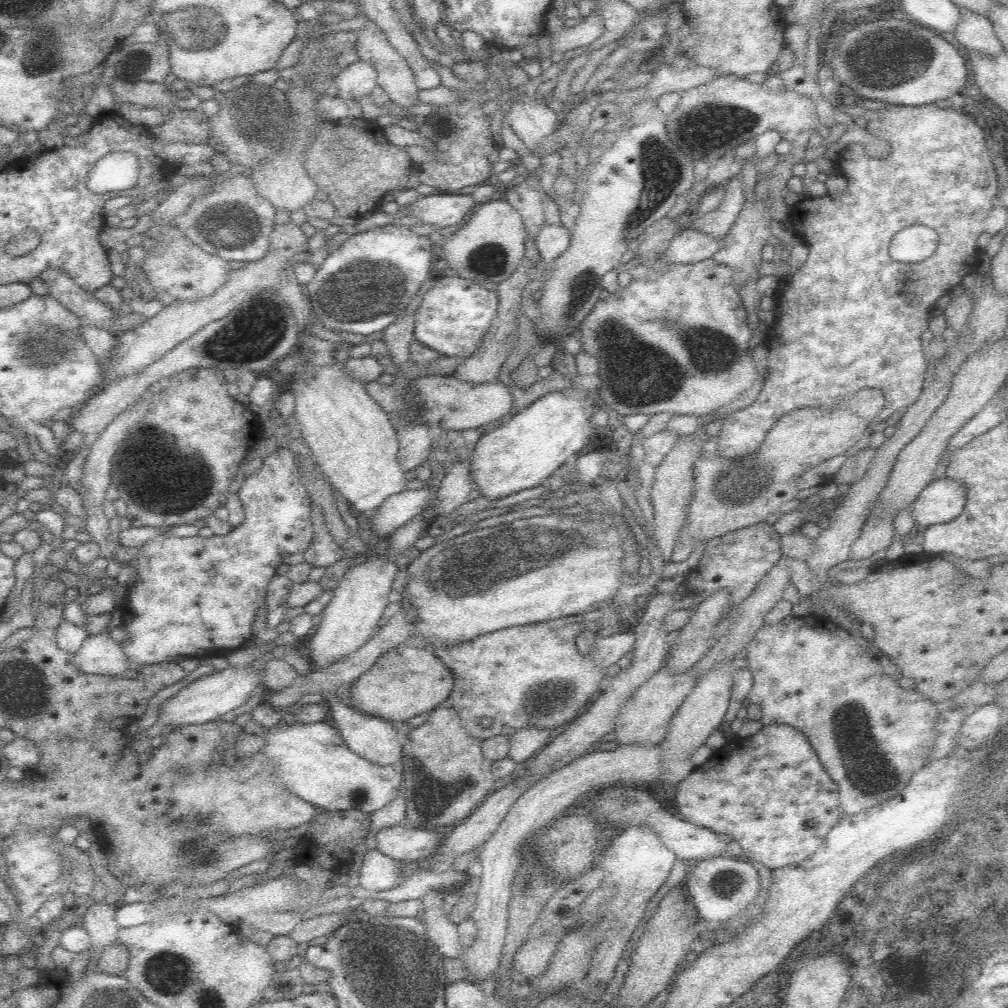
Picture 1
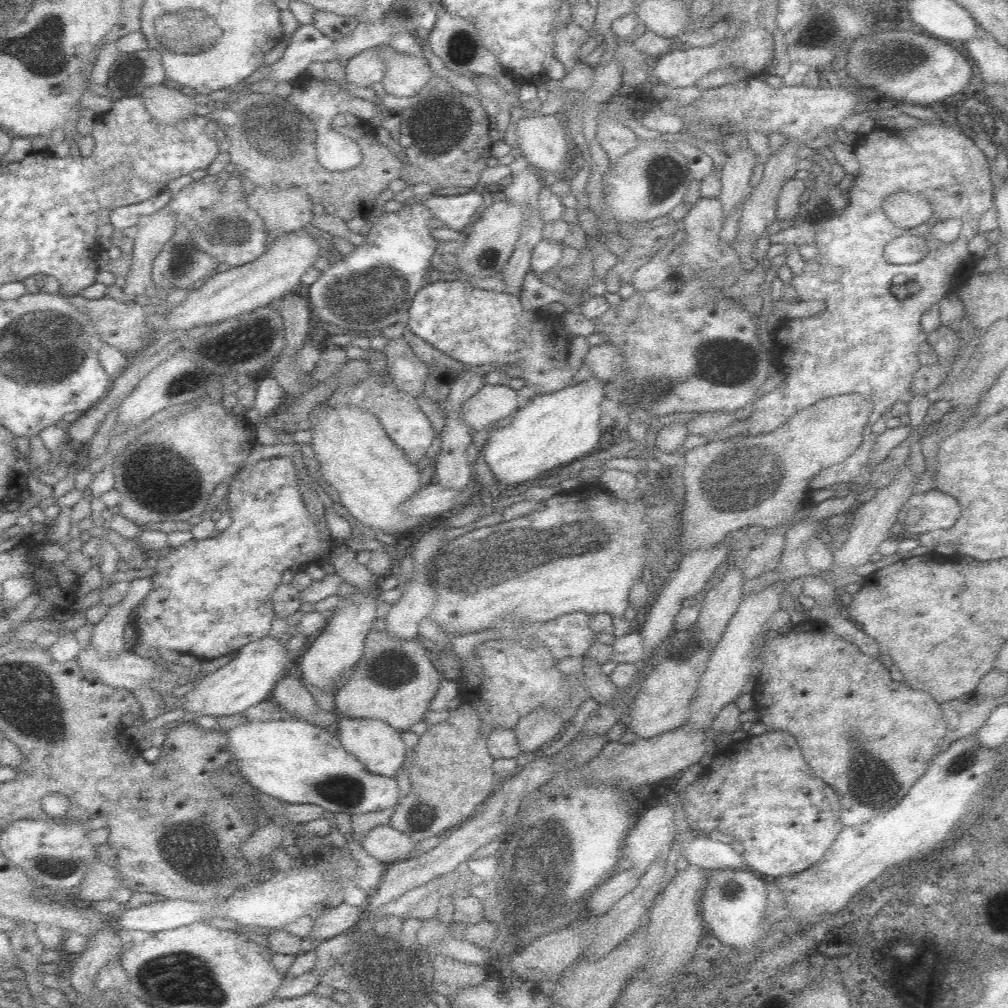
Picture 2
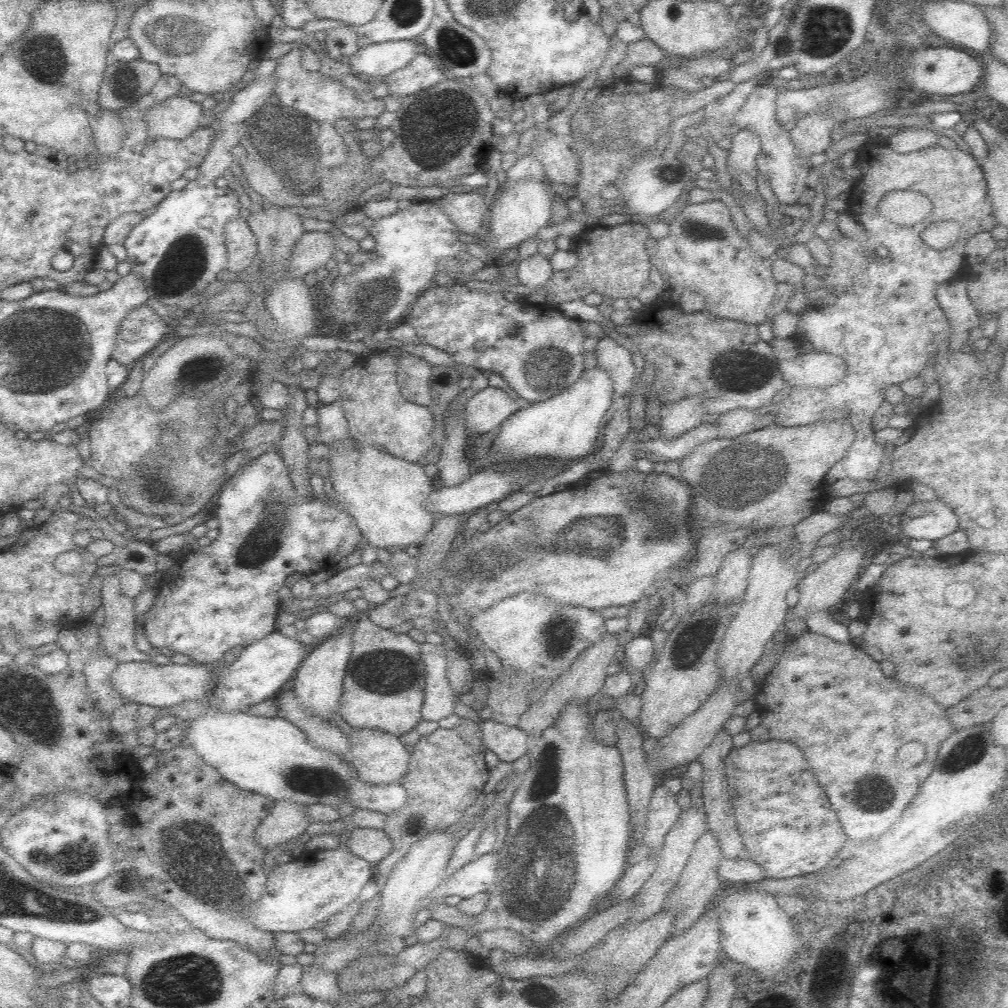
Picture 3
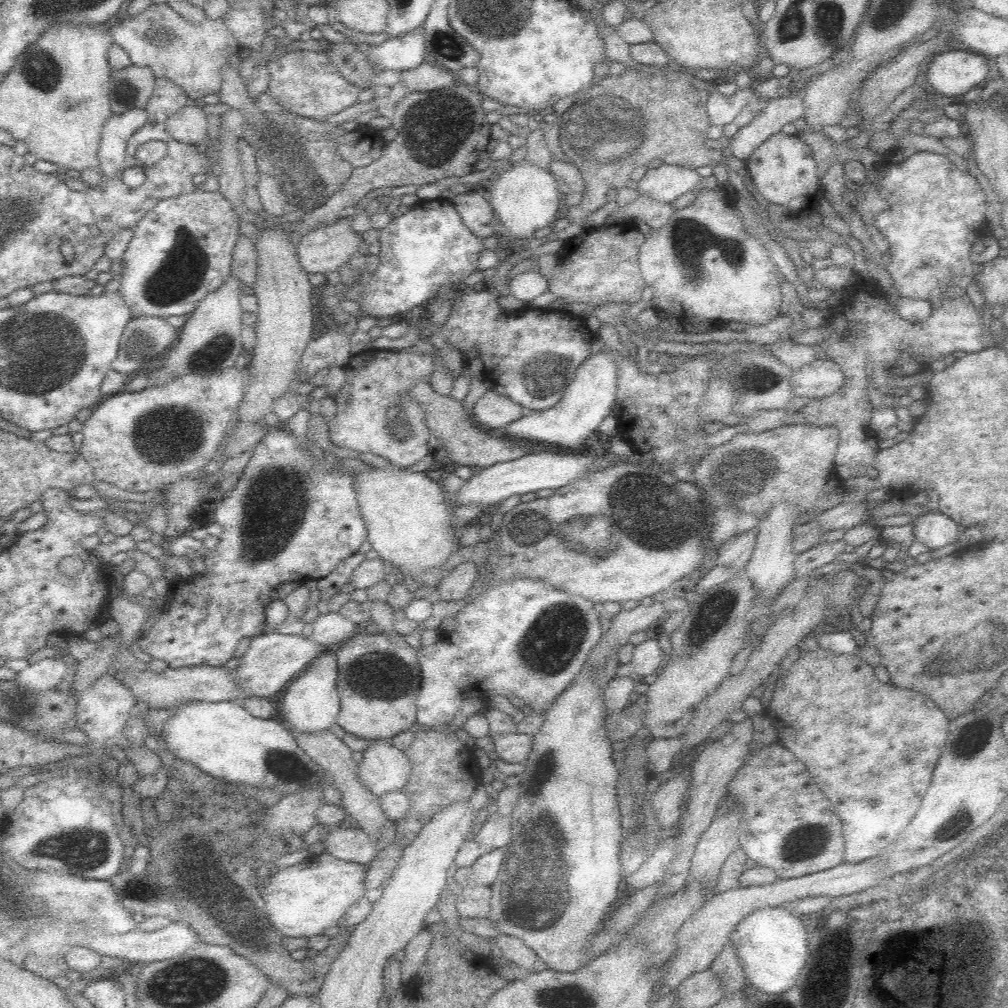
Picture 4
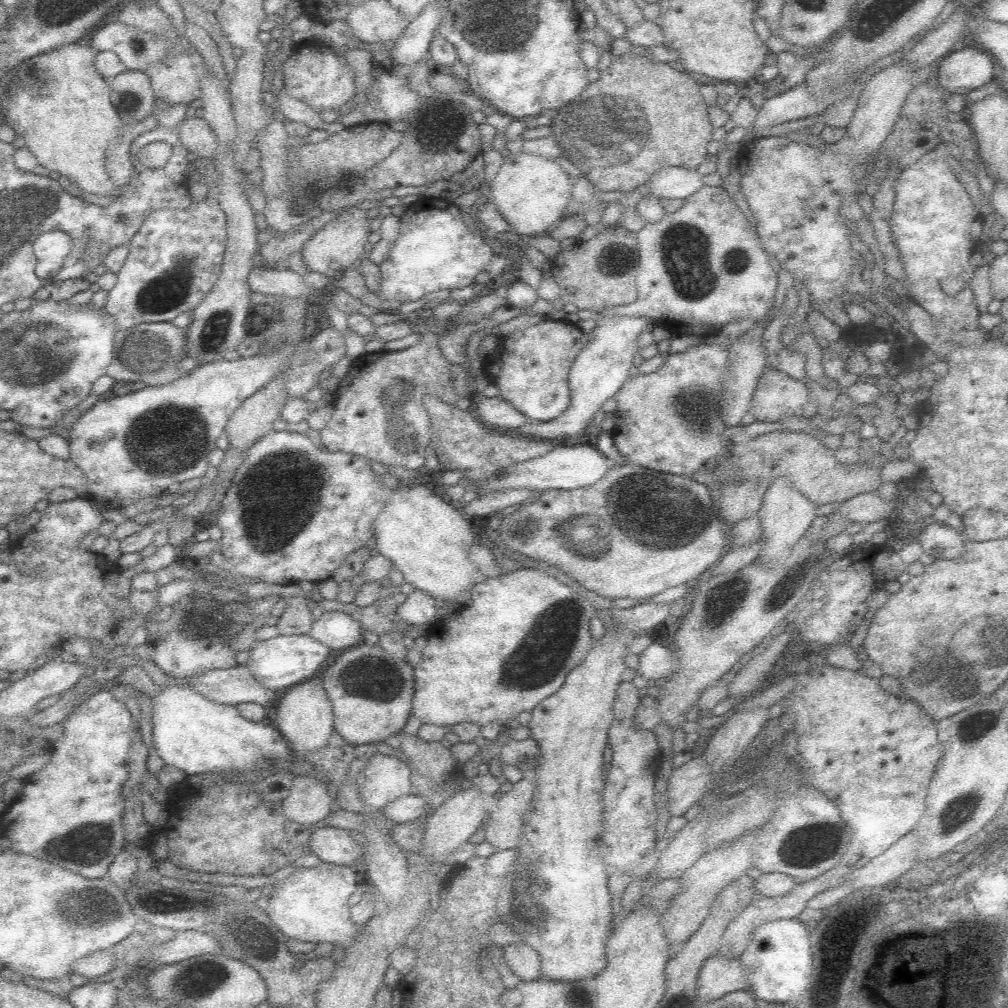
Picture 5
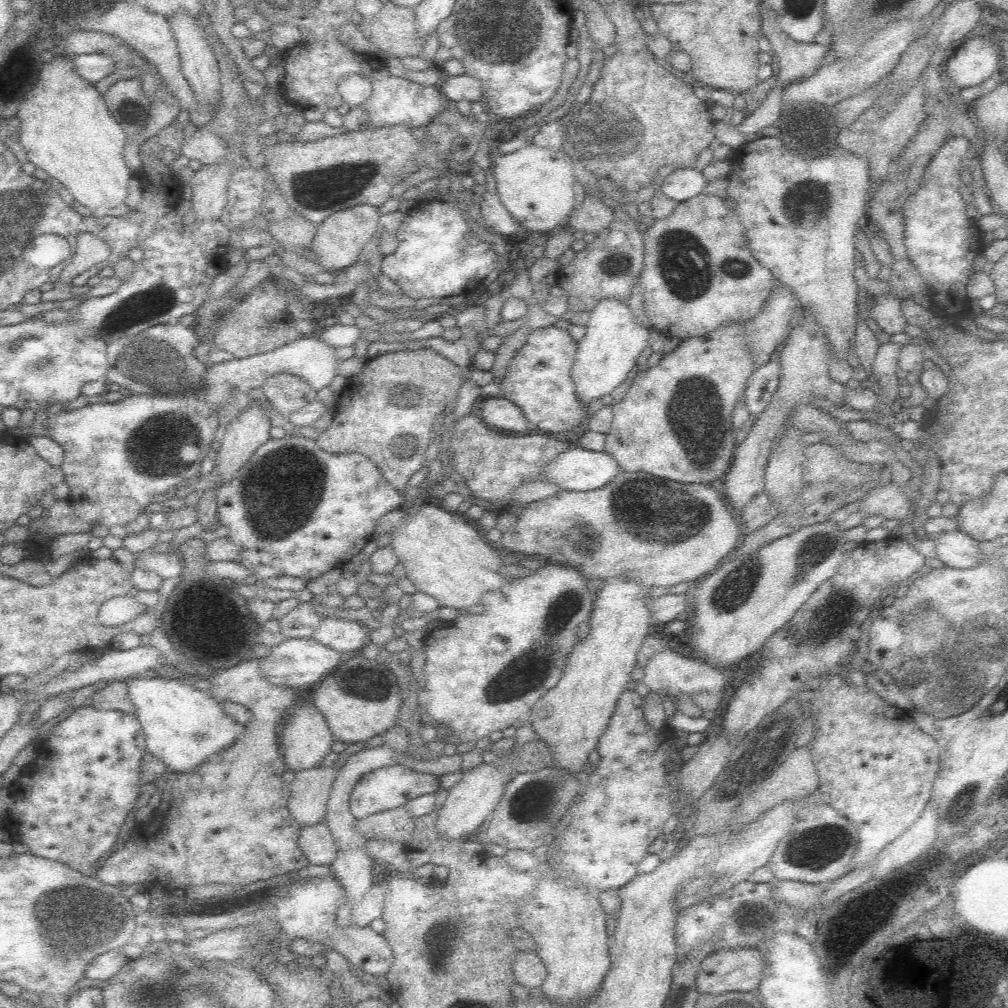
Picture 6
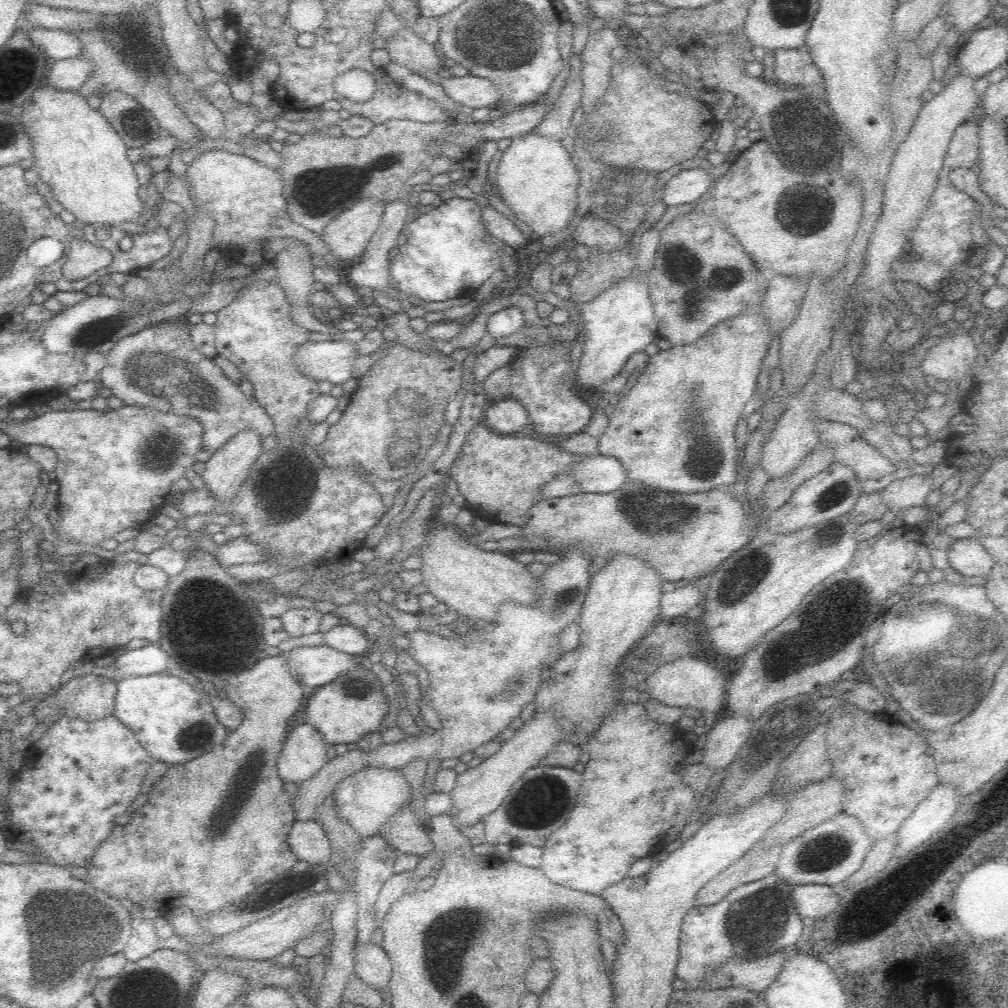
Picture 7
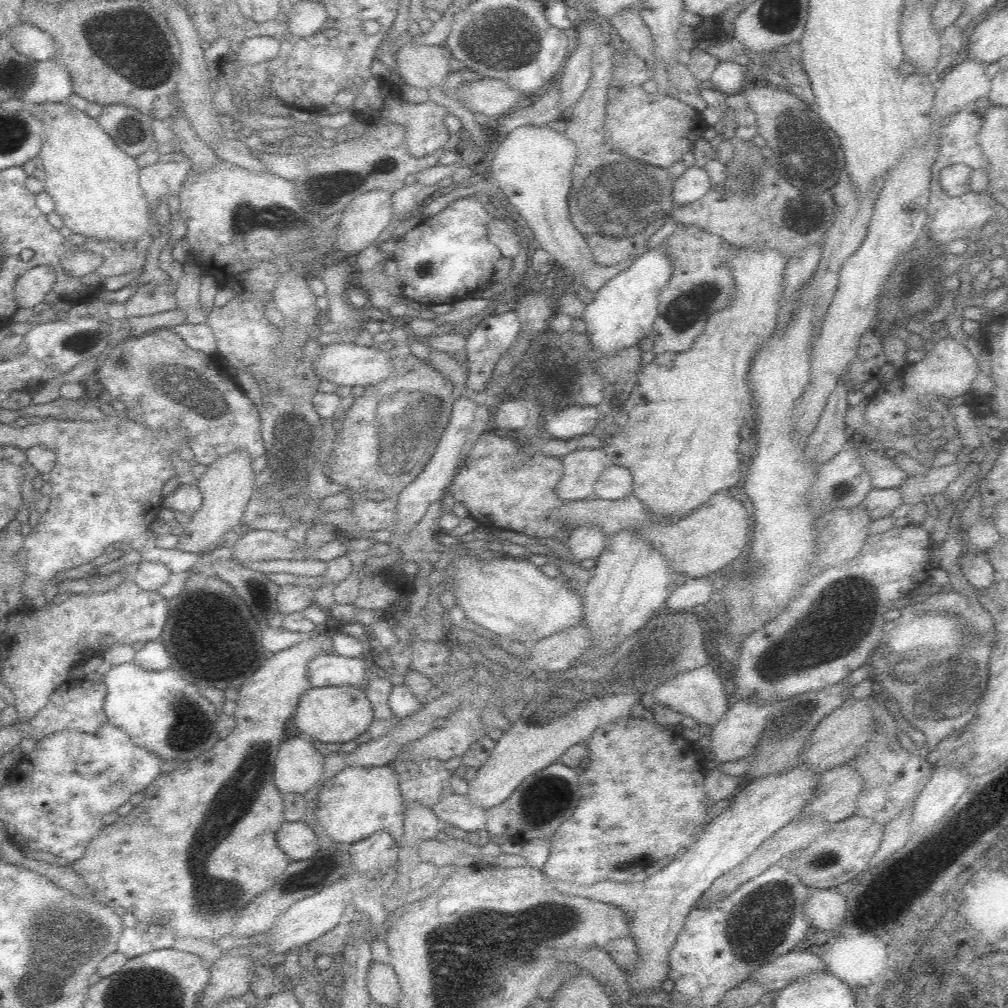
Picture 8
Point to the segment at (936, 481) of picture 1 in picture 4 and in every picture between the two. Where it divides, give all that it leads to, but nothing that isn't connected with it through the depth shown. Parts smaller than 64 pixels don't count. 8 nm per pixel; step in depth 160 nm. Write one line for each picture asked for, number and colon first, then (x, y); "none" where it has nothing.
2: (933, 510)
3: (931, 520)
4: (935, 530)

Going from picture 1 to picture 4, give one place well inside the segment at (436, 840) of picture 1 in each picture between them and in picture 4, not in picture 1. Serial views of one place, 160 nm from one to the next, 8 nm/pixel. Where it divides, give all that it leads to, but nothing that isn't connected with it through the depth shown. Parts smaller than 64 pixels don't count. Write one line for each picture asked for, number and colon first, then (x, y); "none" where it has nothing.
2: (389, 845)
3: (370, 844)
4: (347, 843)

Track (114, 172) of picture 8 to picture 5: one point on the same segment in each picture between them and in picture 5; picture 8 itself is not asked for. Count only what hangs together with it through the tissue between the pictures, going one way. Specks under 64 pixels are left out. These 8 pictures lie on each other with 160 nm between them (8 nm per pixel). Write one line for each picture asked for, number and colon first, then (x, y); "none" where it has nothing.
5: (59, 103)
6: (66, 129)
7: (77, 153)

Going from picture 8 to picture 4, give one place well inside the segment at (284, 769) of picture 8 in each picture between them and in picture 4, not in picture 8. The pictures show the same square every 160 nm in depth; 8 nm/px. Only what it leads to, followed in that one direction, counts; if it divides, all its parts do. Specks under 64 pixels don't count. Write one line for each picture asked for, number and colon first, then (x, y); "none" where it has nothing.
4: (310, 703)
5: (305, 718)
6: (305, 739)
7: (304, 753)

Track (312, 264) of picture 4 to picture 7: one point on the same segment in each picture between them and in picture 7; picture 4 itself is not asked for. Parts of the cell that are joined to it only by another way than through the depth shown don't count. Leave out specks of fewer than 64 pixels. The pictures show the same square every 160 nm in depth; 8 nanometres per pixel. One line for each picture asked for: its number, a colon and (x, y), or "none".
5: (336, 246)
6: (339, 240)
7: (347, 235)

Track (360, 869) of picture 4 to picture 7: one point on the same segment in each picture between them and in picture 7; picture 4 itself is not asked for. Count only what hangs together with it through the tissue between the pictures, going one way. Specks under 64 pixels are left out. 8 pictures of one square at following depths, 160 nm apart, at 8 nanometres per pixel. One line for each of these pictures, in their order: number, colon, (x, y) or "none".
5: (311, 905)
6: (309, 910)
7: (372, 964)

